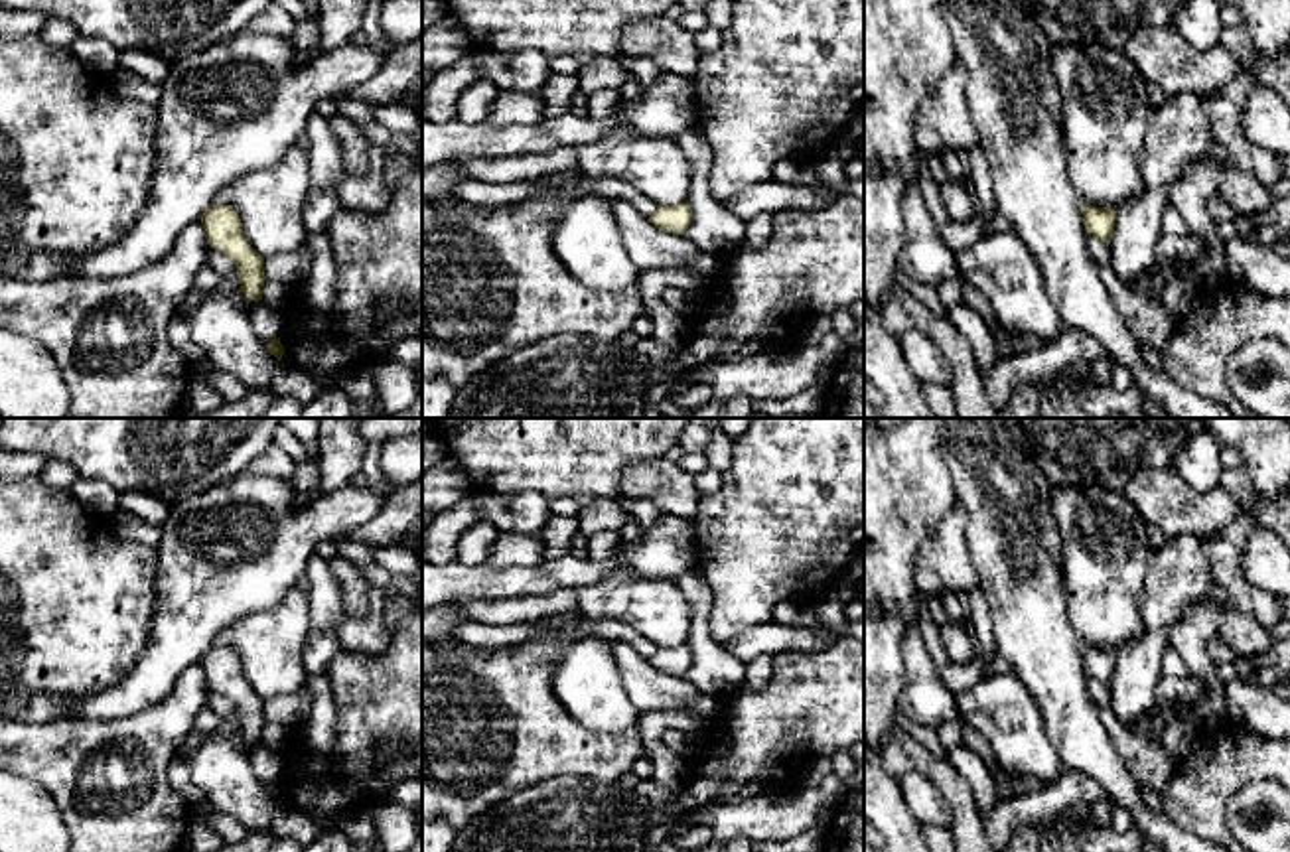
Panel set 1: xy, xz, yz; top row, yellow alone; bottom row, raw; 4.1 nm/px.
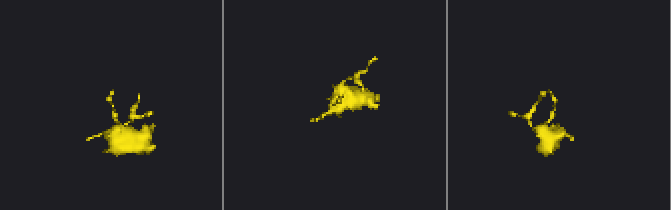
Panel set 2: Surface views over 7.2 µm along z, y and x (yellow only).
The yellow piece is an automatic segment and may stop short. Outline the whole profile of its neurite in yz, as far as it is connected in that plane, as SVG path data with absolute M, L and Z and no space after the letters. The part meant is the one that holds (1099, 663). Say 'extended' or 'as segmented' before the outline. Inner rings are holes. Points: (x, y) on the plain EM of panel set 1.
as segmented; M1081 647L1081 657L1089 676L1101 680L1107 688L1114 674L1116 653L1095 647Z

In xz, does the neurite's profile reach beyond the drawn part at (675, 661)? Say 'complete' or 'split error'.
complete

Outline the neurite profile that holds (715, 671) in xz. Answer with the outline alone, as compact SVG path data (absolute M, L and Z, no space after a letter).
M690 570L677 580L682 596L690 604L692 627L688 647L692 663L684 678L706 696L730 694L744 684L748 665L716 643L710 633L708 615L712 609L712 590L698 570Z

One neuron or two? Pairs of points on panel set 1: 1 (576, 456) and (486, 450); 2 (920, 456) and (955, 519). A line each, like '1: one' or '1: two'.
1: one
2: two

